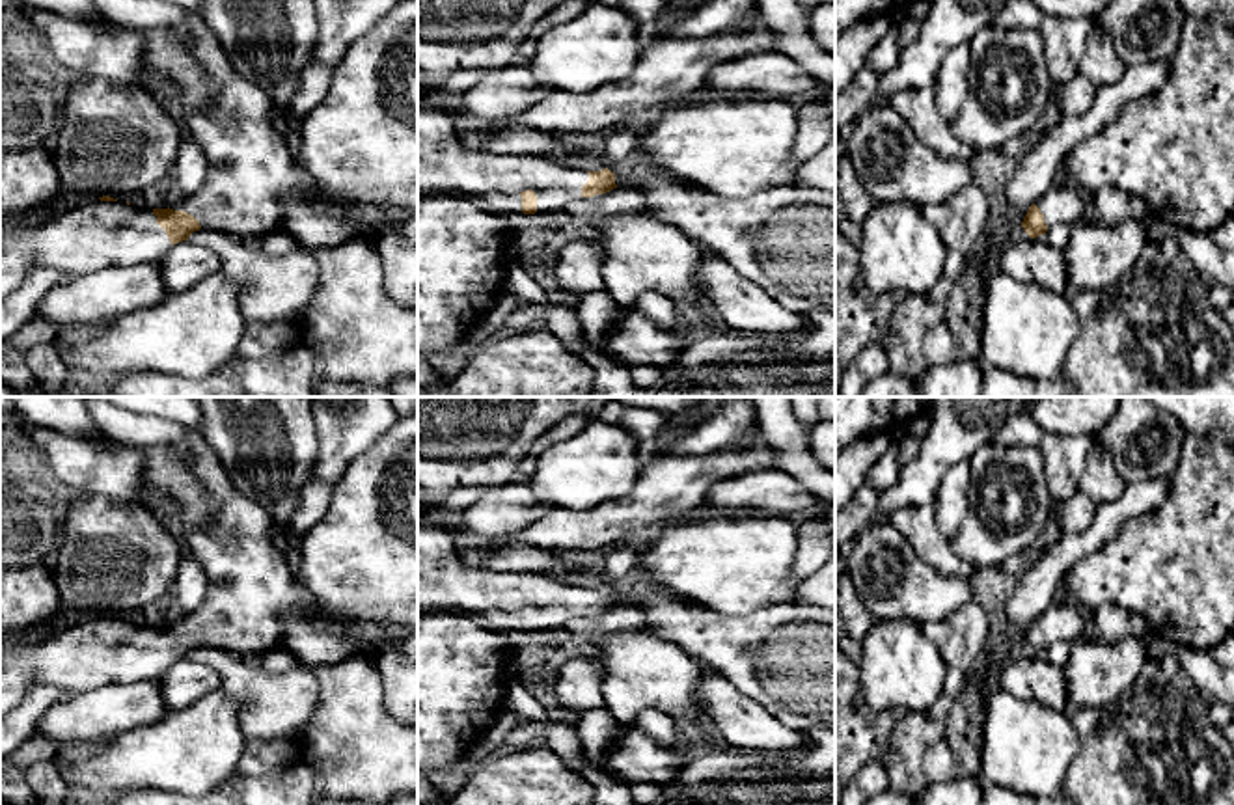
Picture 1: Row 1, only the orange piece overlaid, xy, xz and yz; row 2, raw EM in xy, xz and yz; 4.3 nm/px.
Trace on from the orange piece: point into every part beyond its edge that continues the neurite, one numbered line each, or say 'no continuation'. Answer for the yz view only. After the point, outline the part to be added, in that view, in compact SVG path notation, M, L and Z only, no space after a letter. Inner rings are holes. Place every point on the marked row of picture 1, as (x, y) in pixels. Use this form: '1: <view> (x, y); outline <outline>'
1: yz (1067, 204); outline M1068 183L1064 186L1049 186L1035 205L1044 214L1044 222L1049 227L1059 224L1074 225L1090 216L1090 196Z

